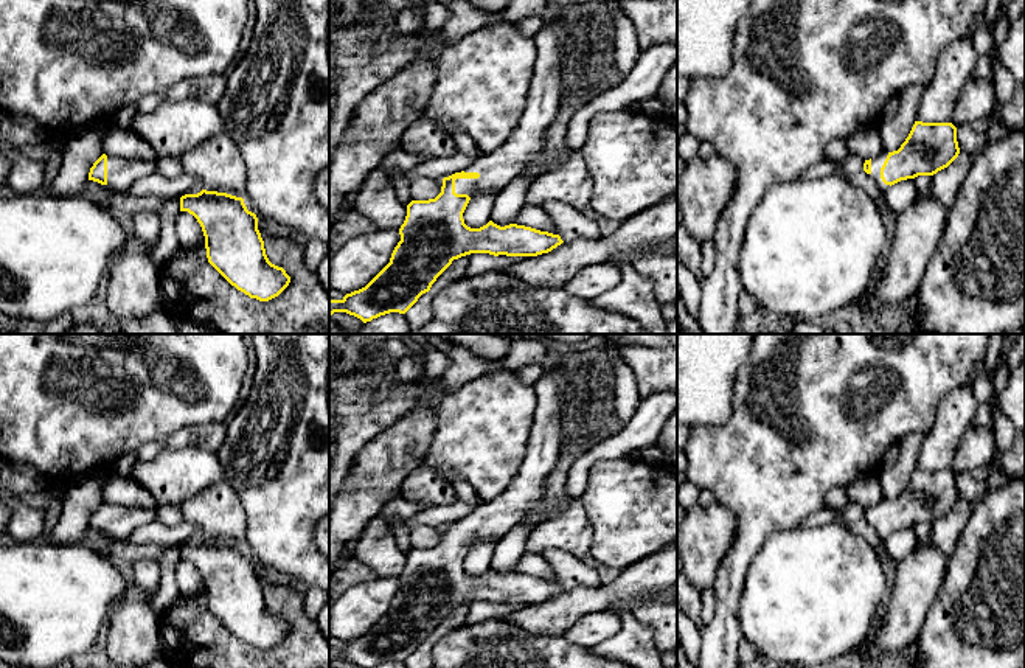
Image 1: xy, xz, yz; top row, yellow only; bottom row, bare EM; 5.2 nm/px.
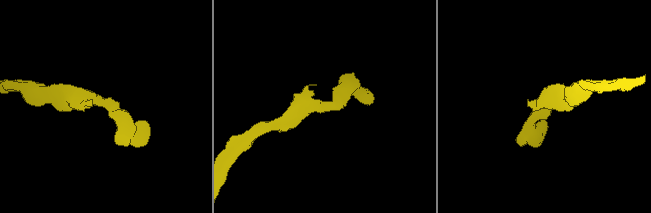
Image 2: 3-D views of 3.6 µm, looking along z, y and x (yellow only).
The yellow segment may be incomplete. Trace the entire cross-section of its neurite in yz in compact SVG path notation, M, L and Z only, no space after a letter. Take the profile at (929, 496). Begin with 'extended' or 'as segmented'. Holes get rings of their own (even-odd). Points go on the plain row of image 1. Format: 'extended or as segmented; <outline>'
extended; M915 469L898 499L865 508L863 519L885 541L901 528L936 522L947 516L958 502L957 475L952 471Z

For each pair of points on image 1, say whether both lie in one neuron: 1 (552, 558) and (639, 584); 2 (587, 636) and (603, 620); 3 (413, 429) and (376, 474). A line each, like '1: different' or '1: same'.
1: different
2: same
3: same

